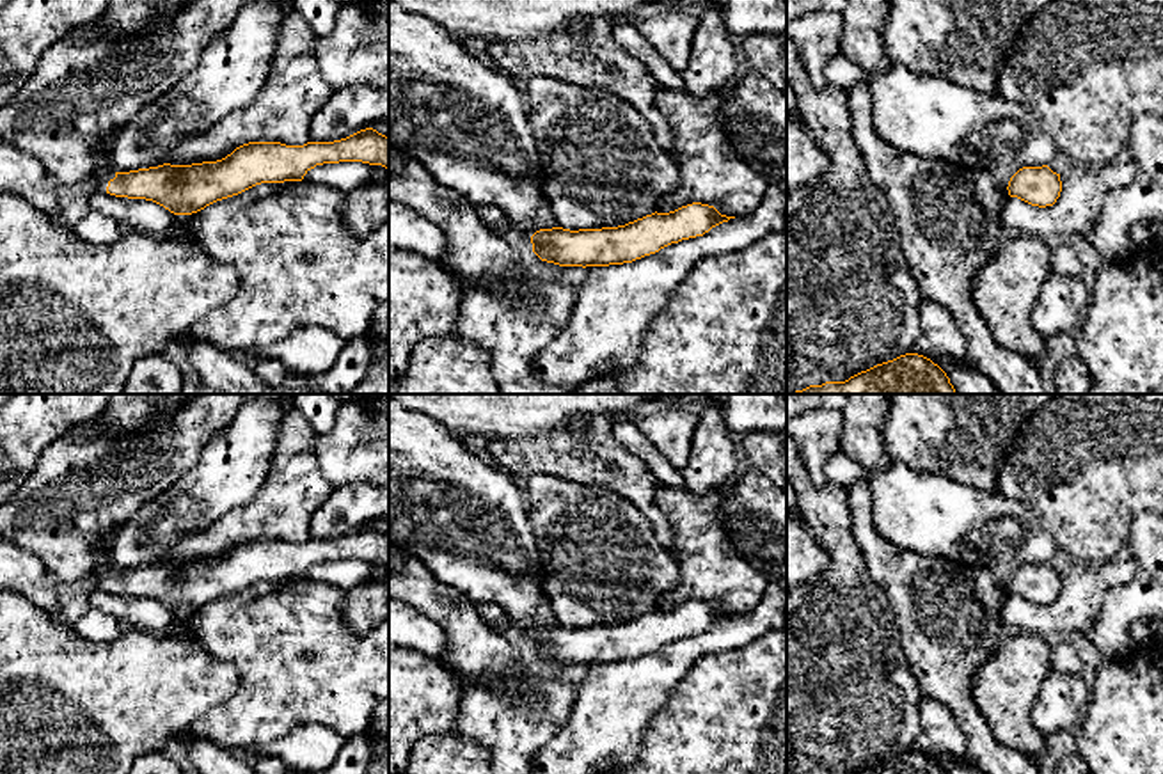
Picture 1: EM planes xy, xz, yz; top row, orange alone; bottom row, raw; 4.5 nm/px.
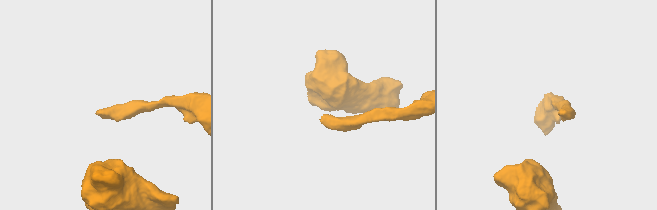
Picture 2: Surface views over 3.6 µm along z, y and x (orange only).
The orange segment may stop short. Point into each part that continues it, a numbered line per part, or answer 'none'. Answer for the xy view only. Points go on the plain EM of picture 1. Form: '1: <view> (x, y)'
1: xy (100, 549)

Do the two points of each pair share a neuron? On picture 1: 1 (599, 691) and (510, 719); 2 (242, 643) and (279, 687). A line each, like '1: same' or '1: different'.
1: different
2: same

